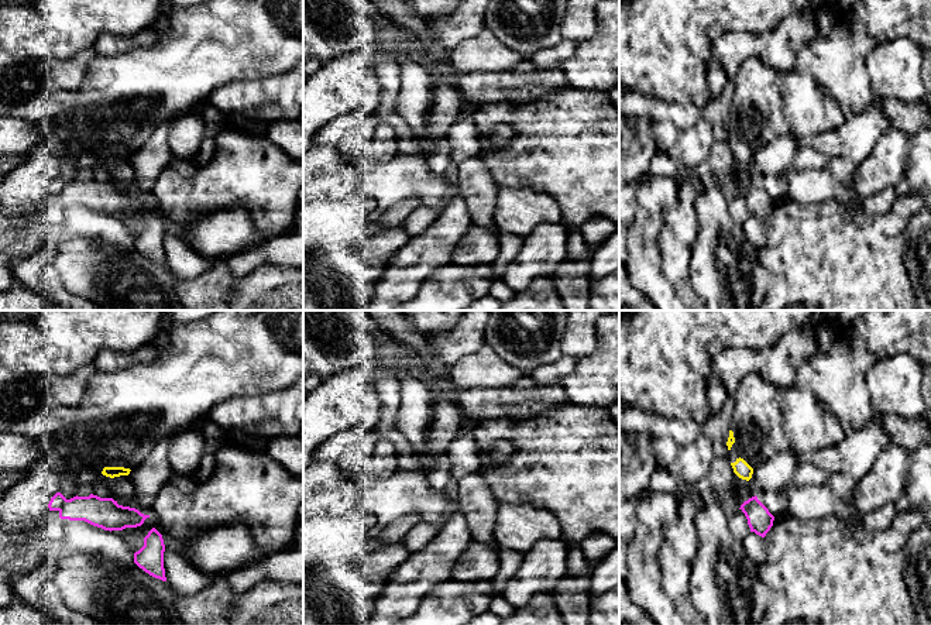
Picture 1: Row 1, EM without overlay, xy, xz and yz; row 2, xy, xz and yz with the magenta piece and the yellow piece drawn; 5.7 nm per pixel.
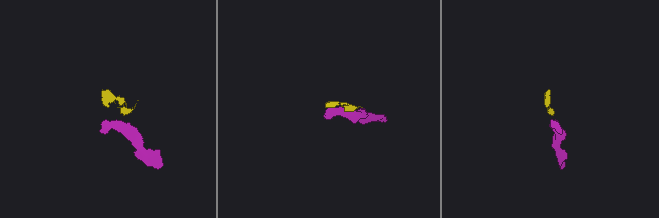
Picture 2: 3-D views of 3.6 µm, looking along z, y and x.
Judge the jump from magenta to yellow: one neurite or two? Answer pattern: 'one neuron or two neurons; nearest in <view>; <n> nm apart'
two neurons; nearest in yz; 100 nm apart

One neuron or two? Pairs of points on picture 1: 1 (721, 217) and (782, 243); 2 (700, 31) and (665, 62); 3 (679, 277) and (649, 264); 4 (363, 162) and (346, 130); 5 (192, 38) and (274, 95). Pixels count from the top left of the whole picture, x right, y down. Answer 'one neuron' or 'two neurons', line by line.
1: two neurons
2: one neuron
3: two neurons
4: one neuron
5: two neurons

